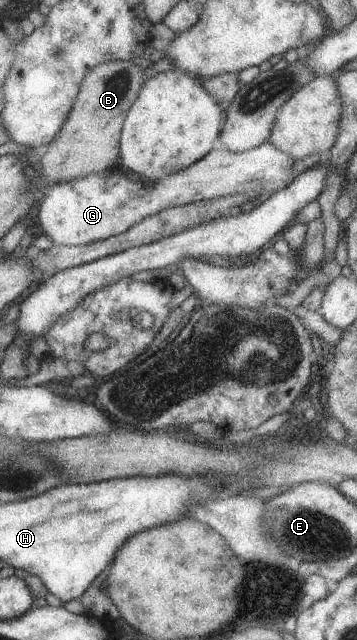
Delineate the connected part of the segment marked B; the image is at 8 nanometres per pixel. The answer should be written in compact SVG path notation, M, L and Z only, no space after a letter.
M129 59L126 61L113 61L96 66L83 81L81 92L78 94L73 110L65 121L60 135L52 143L41 151L40 170L37 171L39 179L46 185L54 185L55 182L63 183L73 181L90 175L91 173L109 172L116 165L117 158L121 154L122 130L129 111L139 98L141 89L145 86L149 70L140 68Z

